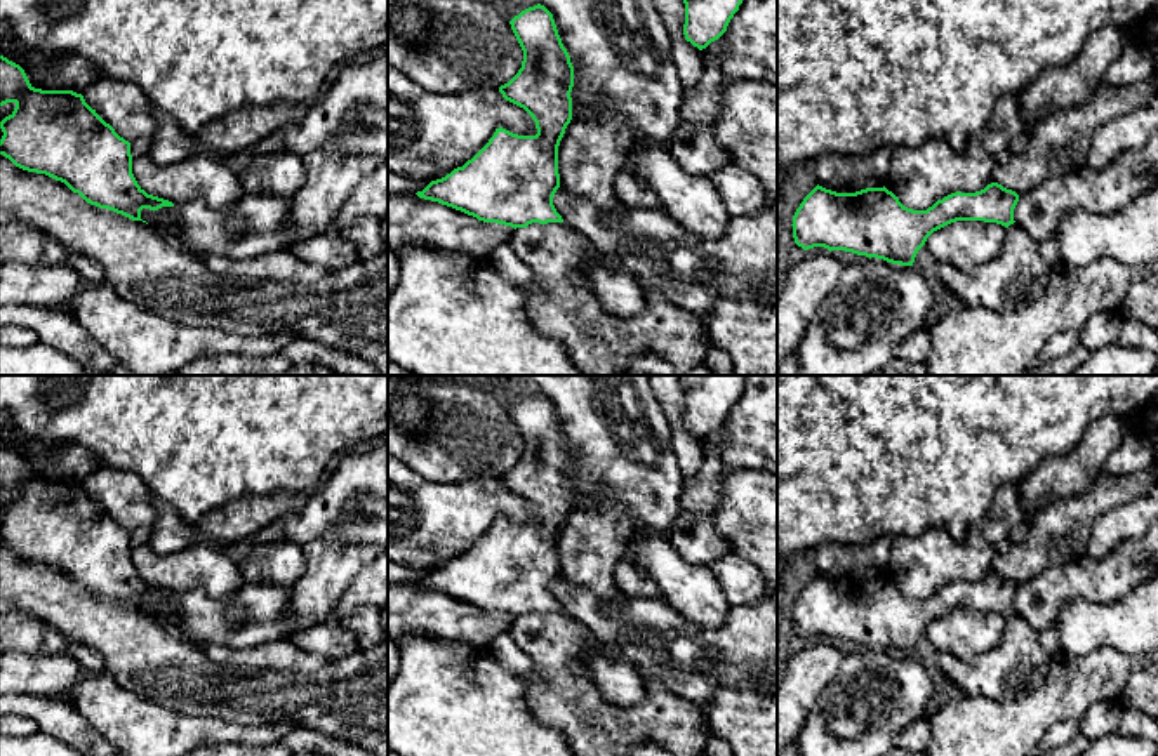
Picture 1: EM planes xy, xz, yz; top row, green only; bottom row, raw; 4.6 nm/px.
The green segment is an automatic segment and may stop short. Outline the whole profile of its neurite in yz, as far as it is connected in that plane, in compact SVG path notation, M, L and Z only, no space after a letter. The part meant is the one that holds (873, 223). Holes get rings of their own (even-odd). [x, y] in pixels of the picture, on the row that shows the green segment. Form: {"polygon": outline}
{"polygon": "M998 182L975 193L951 193L927 210L904 207L883 188L836 193L815 186L793 216L793 238L803 250L824 247L913 266L927 238L956 221L1014 224L1019 195Z"}

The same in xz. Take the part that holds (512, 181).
{"polygon": "M541 3L522 10L511 21L511 30L523 50L518 73L499 87L502 97L523 108L536 122L536 136L518 136L502 127L463 167L442 179L431 181L416 195L424 200L461 210L483 222L527 228L532 222L563 222L553 205L560 188L558 146L572 120L574 66L562 43L553 14Z"}

